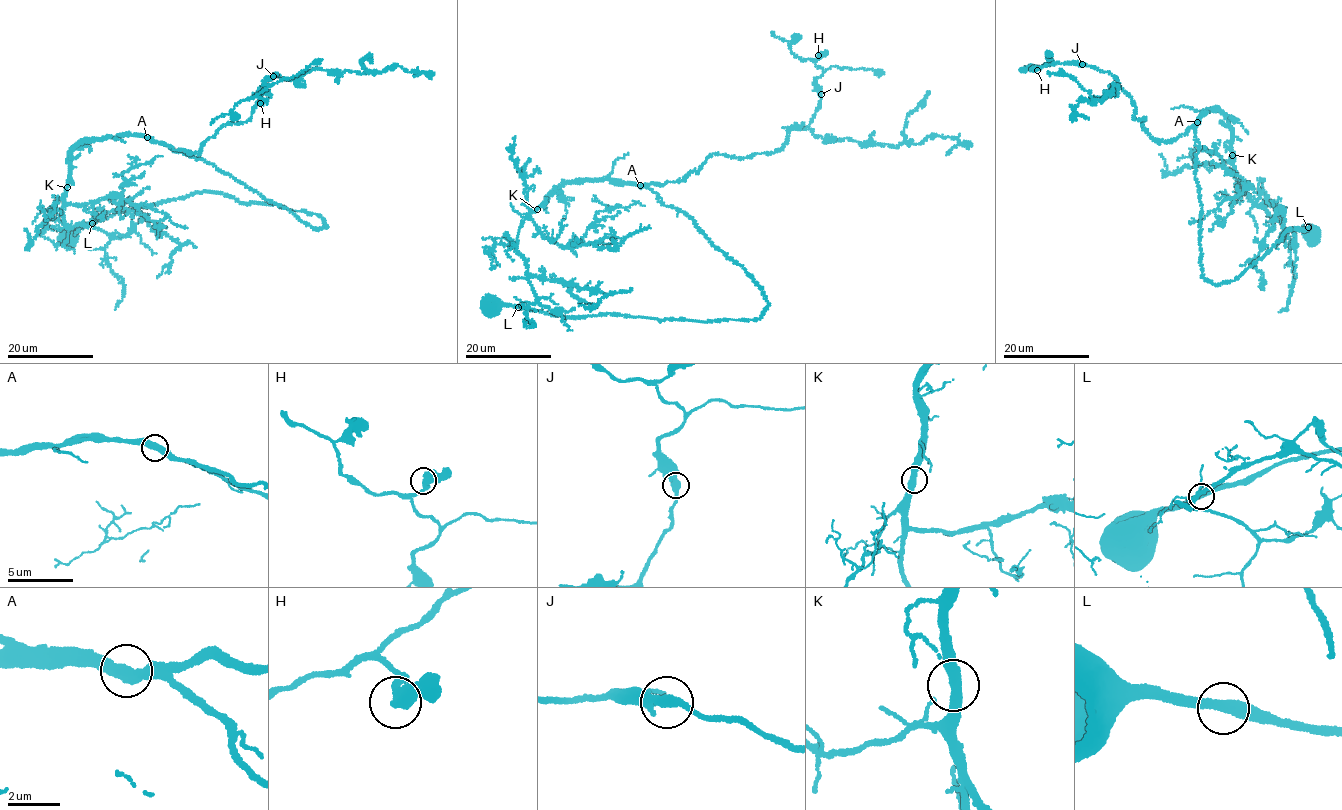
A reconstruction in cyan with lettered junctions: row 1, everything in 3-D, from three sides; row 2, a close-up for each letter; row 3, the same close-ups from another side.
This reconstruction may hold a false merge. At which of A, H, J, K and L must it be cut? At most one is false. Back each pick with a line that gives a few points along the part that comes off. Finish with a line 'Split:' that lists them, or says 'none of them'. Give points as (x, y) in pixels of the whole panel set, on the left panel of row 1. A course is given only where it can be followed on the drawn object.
Split: none of them

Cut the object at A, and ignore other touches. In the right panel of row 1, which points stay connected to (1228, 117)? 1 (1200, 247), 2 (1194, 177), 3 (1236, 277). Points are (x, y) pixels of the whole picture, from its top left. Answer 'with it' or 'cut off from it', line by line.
1: cut off from it
2: cut off from it
3: cut off from it

